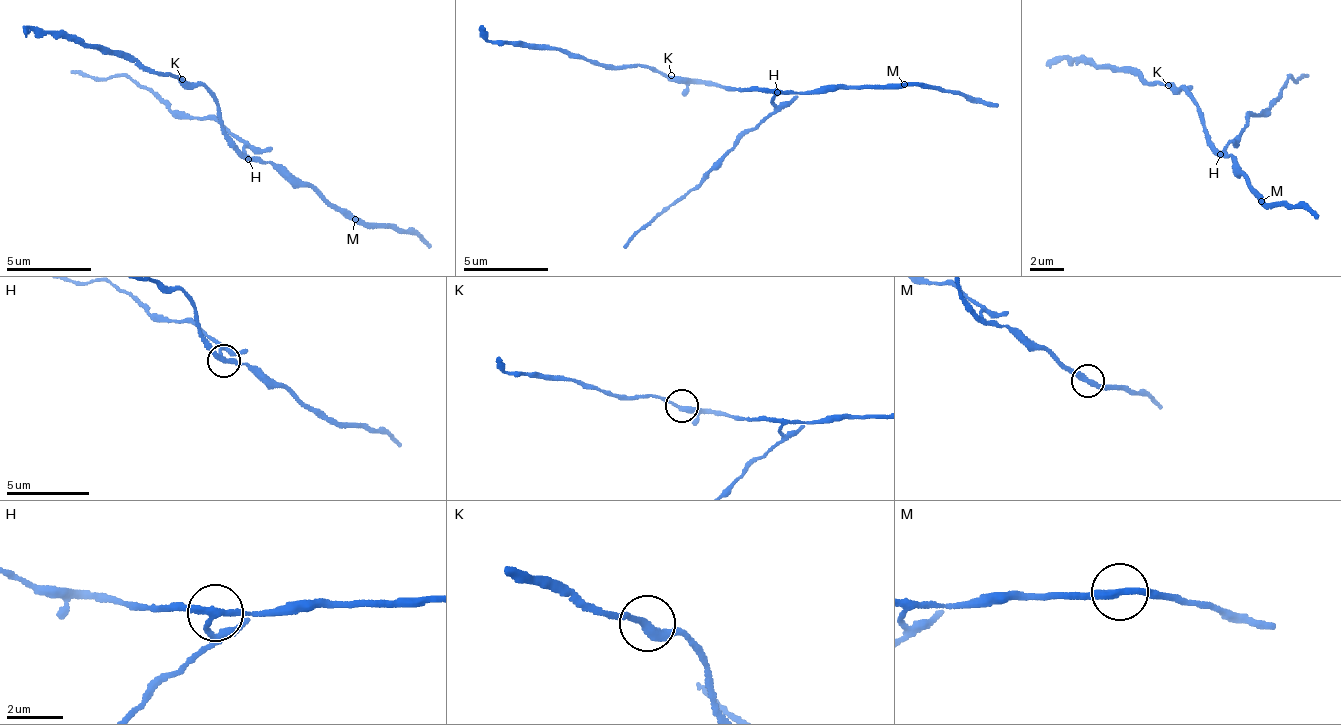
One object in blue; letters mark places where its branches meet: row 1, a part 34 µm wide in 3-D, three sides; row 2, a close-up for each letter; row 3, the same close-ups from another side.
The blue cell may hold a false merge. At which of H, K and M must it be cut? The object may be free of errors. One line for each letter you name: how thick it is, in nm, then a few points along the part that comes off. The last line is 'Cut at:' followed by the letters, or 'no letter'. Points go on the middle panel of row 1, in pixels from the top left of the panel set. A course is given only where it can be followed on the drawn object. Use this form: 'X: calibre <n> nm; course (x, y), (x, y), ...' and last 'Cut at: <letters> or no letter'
H: calibre 240 nm; course (777, 93), (772, 116), (666, 208), (623, 249)
Cut at: H

